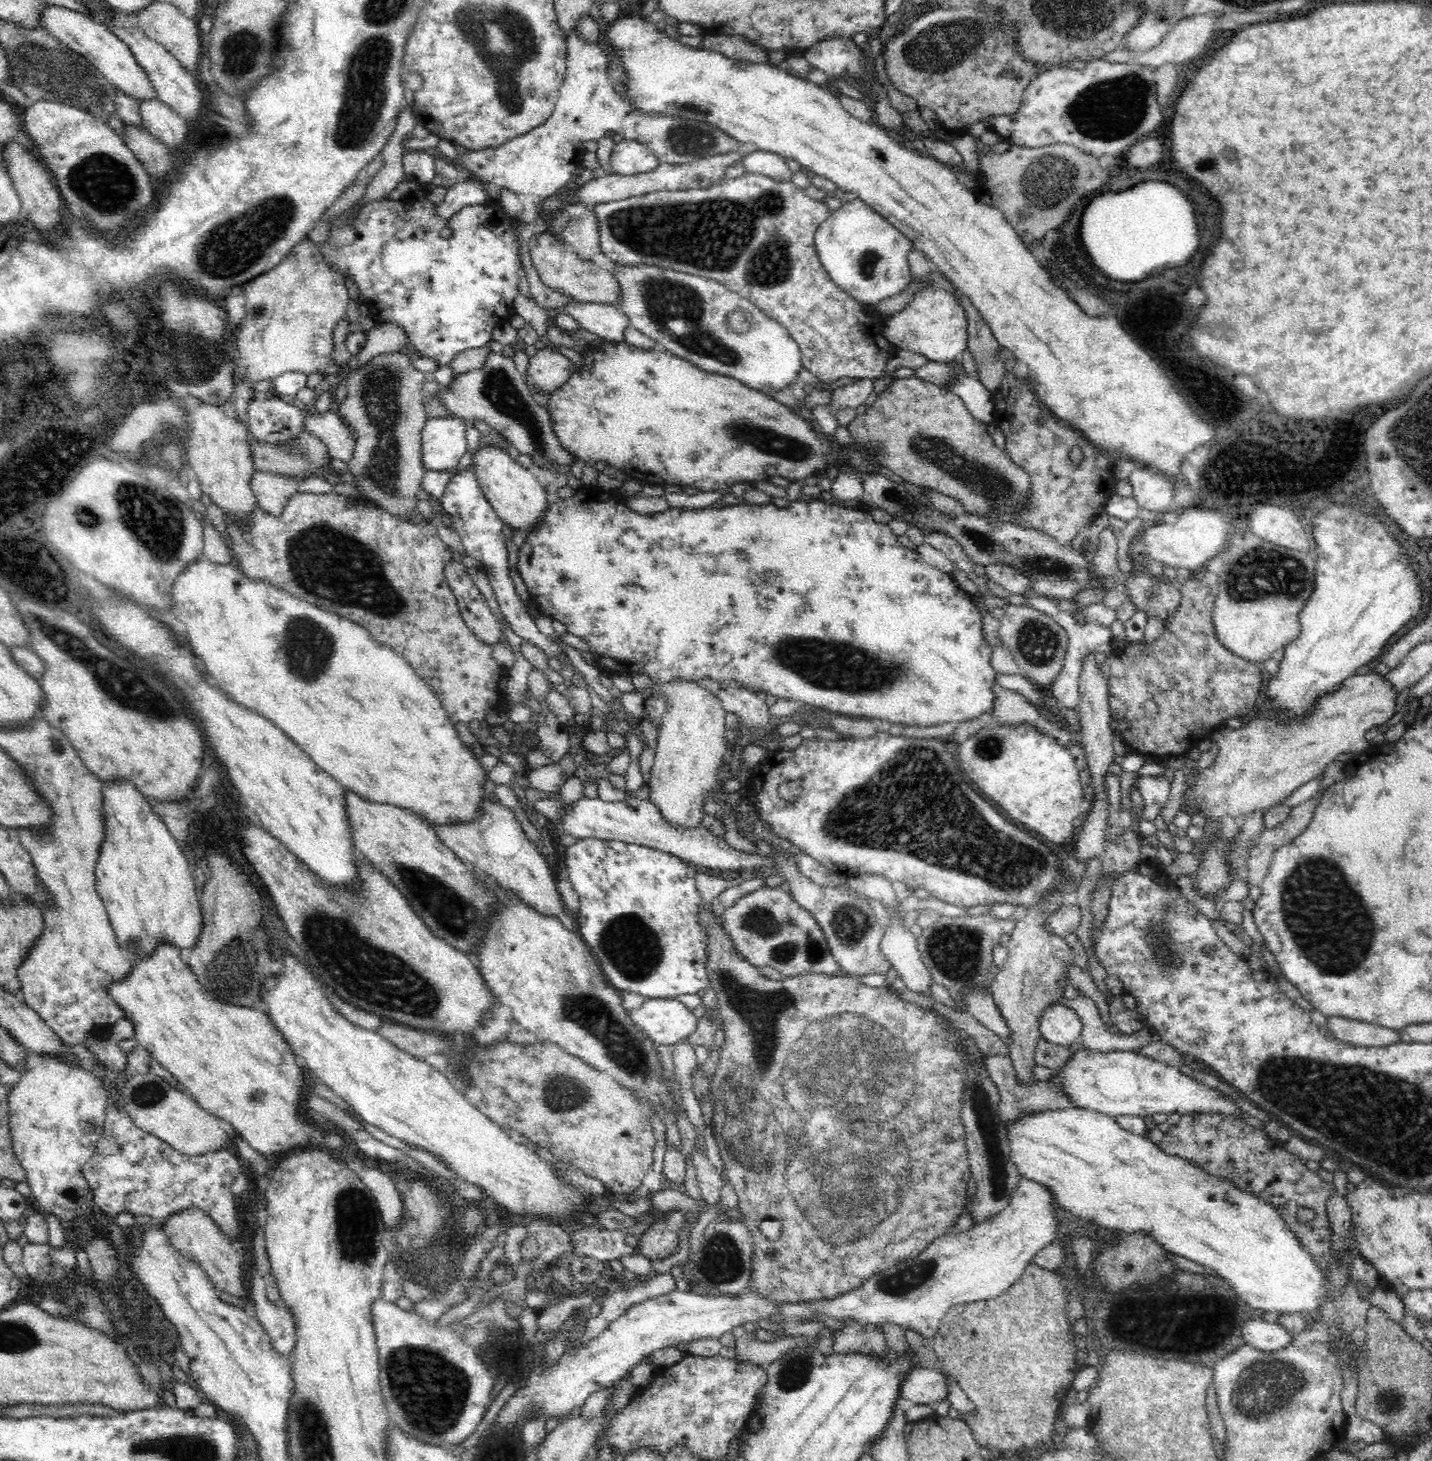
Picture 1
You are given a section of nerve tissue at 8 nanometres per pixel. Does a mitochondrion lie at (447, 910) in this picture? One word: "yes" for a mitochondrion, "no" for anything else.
yes

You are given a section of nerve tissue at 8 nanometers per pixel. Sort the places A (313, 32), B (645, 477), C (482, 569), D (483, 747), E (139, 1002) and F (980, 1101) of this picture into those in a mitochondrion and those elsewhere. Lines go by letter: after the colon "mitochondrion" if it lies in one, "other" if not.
A: other
B: other
C: other
D: other
E: other
F: mitochondrion

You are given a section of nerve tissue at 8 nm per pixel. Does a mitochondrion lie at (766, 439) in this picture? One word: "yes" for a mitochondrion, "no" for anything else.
yes

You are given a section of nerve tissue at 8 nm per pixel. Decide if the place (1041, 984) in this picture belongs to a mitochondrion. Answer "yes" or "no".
yes

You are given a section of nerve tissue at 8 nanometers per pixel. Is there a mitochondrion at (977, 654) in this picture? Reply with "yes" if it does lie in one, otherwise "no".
no

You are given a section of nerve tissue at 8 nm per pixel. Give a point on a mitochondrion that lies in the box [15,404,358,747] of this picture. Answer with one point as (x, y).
(139, 695)

